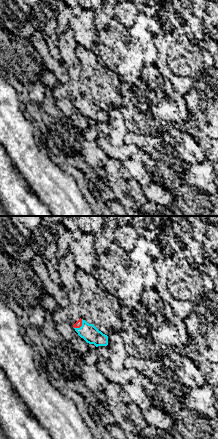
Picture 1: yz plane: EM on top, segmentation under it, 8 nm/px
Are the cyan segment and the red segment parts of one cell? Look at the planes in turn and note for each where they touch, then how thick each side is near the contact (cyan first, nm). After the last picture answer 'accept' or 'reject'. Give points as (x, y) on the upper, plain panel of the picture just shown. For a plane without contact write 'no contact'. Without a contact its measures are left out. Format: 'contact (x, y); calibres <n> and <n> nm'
contact (81, 102); calibres 140 and 60 nm

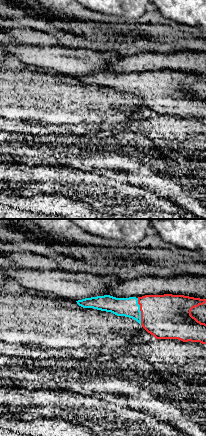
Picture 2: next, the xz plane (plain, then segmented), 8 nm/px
contact (140, 87); calibres 160 and 360 nm

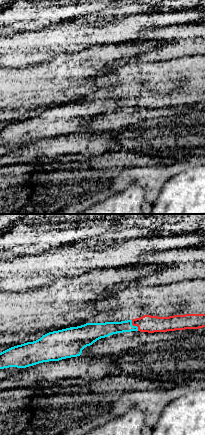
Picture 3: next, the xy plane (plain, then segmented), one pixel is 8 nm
contact (134, 102); calibres 120 and 140 nm

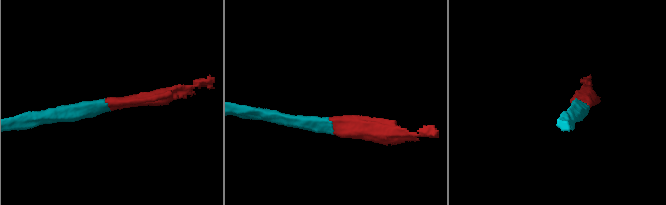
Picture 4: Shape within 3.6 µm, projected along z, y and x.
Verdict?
accept

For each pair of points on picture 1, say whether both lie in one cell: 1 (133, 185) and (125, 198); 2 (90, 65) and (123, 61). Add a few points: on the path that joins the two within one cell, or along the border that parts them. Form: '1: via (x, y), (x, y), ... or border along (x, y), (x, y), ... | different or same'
1: border along (126, 179), (128, 194), (136, 205) | different
2: border along (91, 49), (94, 55), (120, 78) | different

